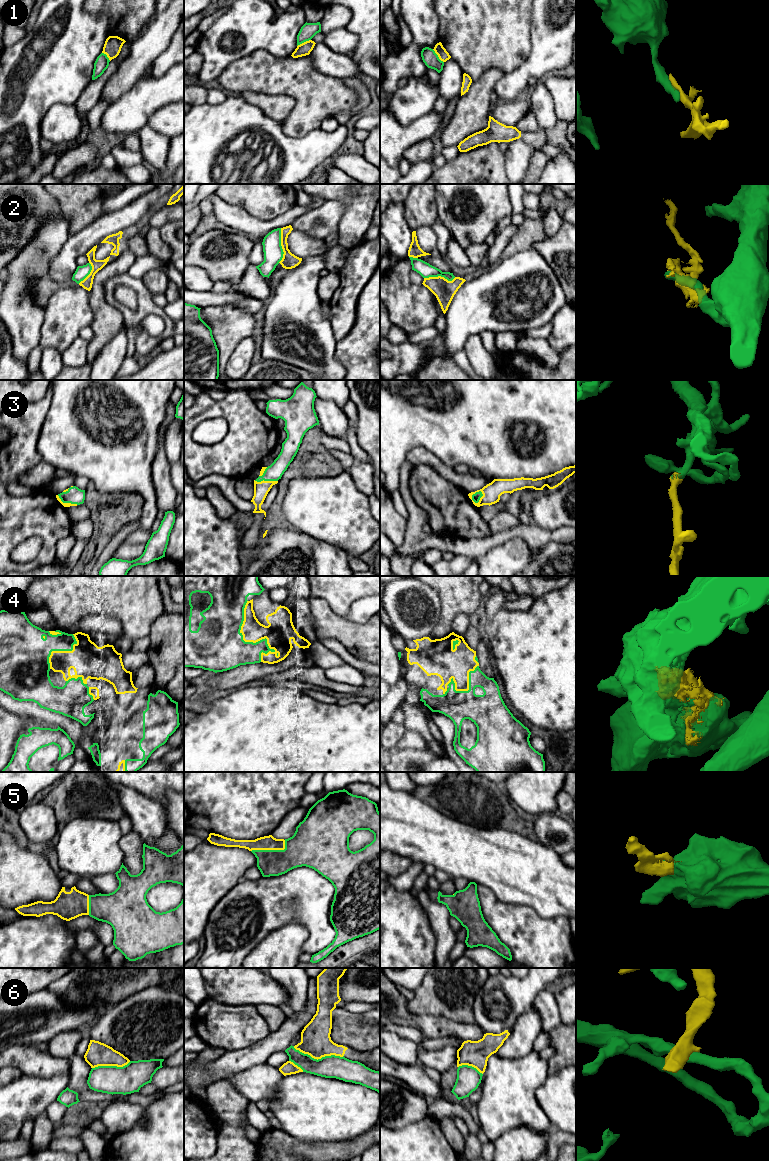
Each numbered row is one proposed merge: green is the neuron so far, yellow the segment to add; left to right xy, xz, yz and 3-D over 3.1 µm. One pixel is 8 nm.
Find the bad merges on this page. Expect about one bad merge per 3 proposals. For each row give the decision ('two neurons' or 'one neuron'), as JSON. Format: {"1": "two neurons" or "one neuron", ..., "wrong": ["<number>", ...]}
{"1": "two neurons", "2": "two neurons", "3": "one neuron", "4": "one neuron", "5": "one neuron", "6": "two neurons", "wrong": ["1", "2", "6"]}

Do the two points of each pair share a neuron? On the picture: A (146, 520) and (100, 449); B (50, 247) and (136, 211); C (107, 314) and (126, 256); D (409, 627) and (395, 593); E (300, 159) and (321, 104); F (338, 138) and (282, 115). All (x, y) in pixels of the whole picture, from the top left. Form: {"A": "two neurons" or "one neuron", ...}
{"A": "one neuron", "B": "two neurons", "C": "one neuron", "D": "one neuron", "E": "two neurons", "F": "two neurons"}

